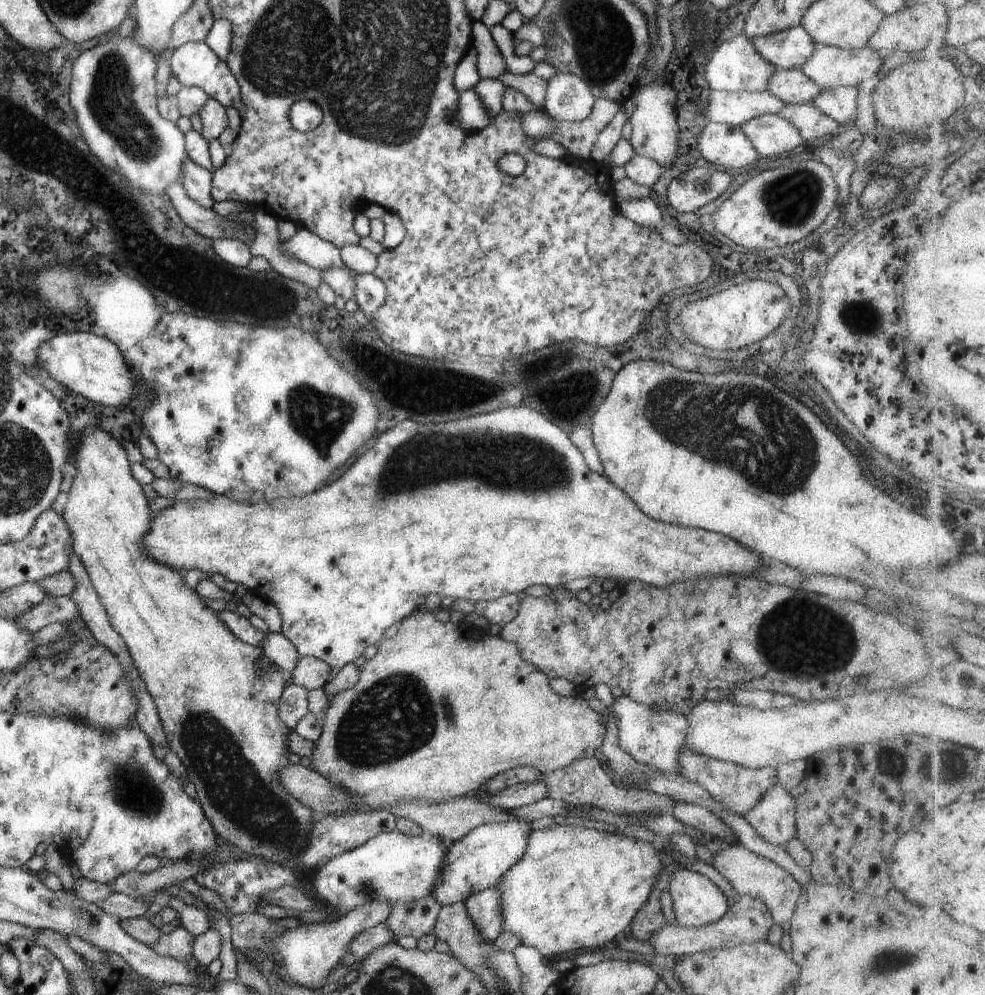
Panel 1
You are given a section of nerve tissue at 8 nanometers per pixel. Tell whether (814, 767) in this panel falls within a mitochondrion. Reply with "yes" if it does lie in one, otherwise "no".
no

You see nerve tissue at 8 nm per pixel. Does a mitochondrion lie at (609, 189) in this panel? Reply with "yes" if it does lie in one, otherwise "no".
no

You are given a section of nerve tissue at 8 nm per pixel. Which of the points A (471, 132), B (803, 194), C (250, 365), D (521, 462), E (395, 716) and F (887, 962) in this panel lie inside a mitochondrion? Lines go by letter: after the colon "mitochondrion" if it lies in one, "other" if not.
A: other
B: mitochondrion
C: other
D: mitochondrion
E: mitochondrion
F: mitochondrion

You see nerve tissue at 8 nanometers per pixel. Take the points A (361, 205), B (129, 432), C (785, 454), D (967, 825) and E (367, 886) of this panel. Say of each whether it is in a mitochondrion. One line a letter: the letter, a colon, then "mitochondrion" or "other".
A: other
B: other
C: mitochondrion
D: other
E: mitochondrion

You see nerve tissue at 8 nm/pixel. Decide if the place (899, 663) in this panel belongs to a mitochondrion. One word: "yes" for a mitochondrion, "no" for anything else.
no

